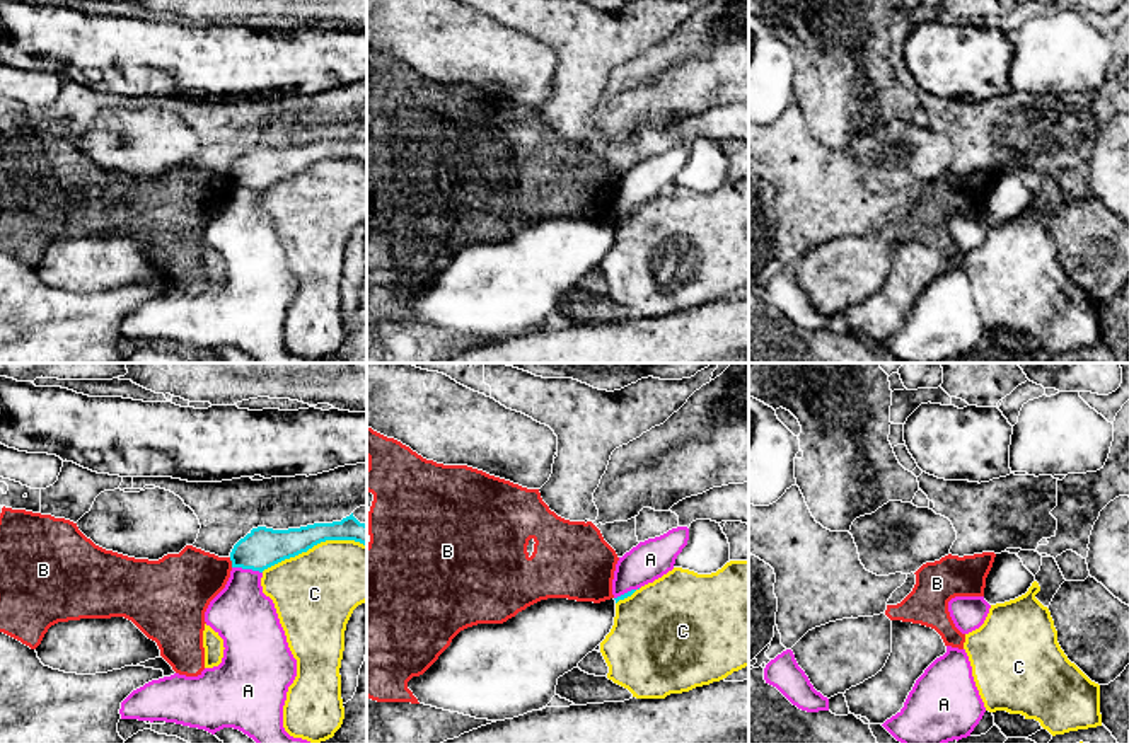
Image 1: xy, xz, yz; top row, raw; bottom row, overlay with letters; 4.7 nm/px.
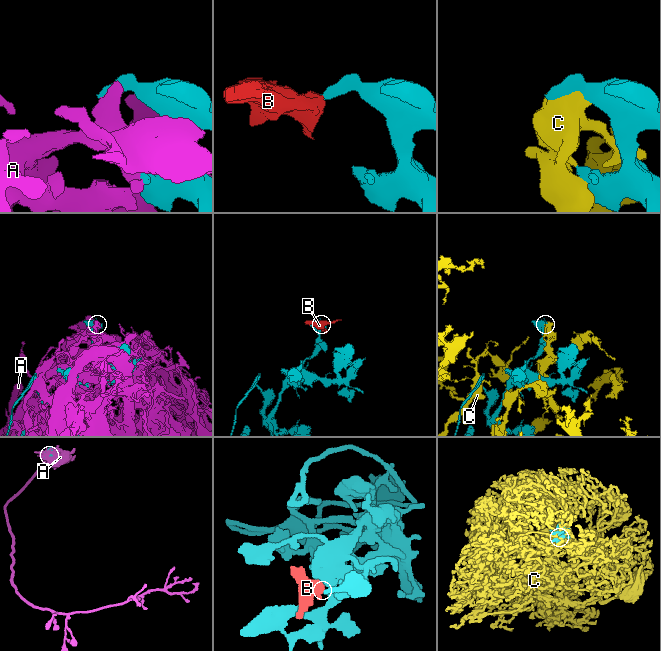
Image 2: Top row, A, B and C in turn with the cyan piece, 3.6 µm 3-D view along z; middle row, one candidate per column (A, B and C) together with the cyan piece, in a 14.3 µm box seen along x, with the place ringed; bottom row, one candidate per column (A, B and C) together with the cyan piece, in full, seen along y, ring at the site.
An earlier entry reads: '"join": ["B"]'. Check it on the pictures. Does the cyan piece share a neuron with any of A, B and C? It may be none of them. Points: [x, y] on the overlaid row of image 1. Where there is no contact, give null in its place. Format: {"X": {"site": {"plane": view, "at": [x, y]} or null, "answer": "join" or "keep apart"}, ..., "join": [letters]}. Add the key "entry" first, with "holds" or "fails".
{"entry": "fails", "A": {"site": {"plane": "xy", "at": [248, 568]}, "answer": "keep apart"}, "B": {"site": {"plane": "xy", "at": [232, 563]}, "answer": "keep apart"}, "C": {"site": {"plane": "xy", "at": [312, 546]}, "answer": "keep apart"}, "join": []}

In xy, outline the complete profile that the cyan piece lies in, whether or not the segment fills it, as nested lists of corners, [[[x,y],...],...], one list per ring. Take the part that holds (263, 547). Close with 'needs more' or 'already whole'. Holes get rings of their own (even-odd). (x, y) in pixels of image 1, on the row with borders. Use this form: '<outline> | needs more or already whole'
[[[351,513],[341,521],[314,523],[300,528],[273,530],[258,527],[234,545],[230,552],[232,567],[263,573],[326,540],[355,540],[367,545],[367,525],[360,523]]] | already whole

